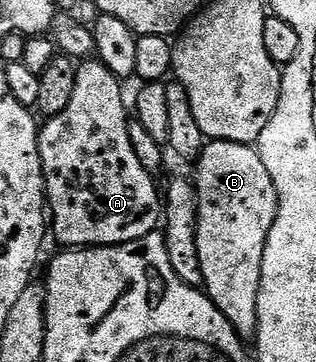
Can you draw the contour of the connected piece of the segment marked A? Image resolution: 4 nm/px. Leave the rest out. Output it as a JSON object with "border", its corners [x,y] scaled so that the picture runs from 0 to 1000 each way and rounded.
{"border":[[[307,163],[259,169],[241,196],[241,251],[228,251],[228,285],[190,307],[190,318],[142,326],[139,343],[120,362],[120,414],[127,417],[127,450],[133,453],[133,508],[139,514],[139,541],[152,569],[152,610],[165,624],[165,655],[187,666],[187,680],[231,682],[237,688],[282,688],[304,677],[389,677],[408,666],[424,666],[437,655],[453,655],[491,641],[500,624],[500,528],[487,517],[491,494],[481,478],[446,456],[418,406],[418,384],[405,384],[405,351],[415,326],[405,320],[405,279],[386,271],[389,227],[377,224],[329,174]]]}

